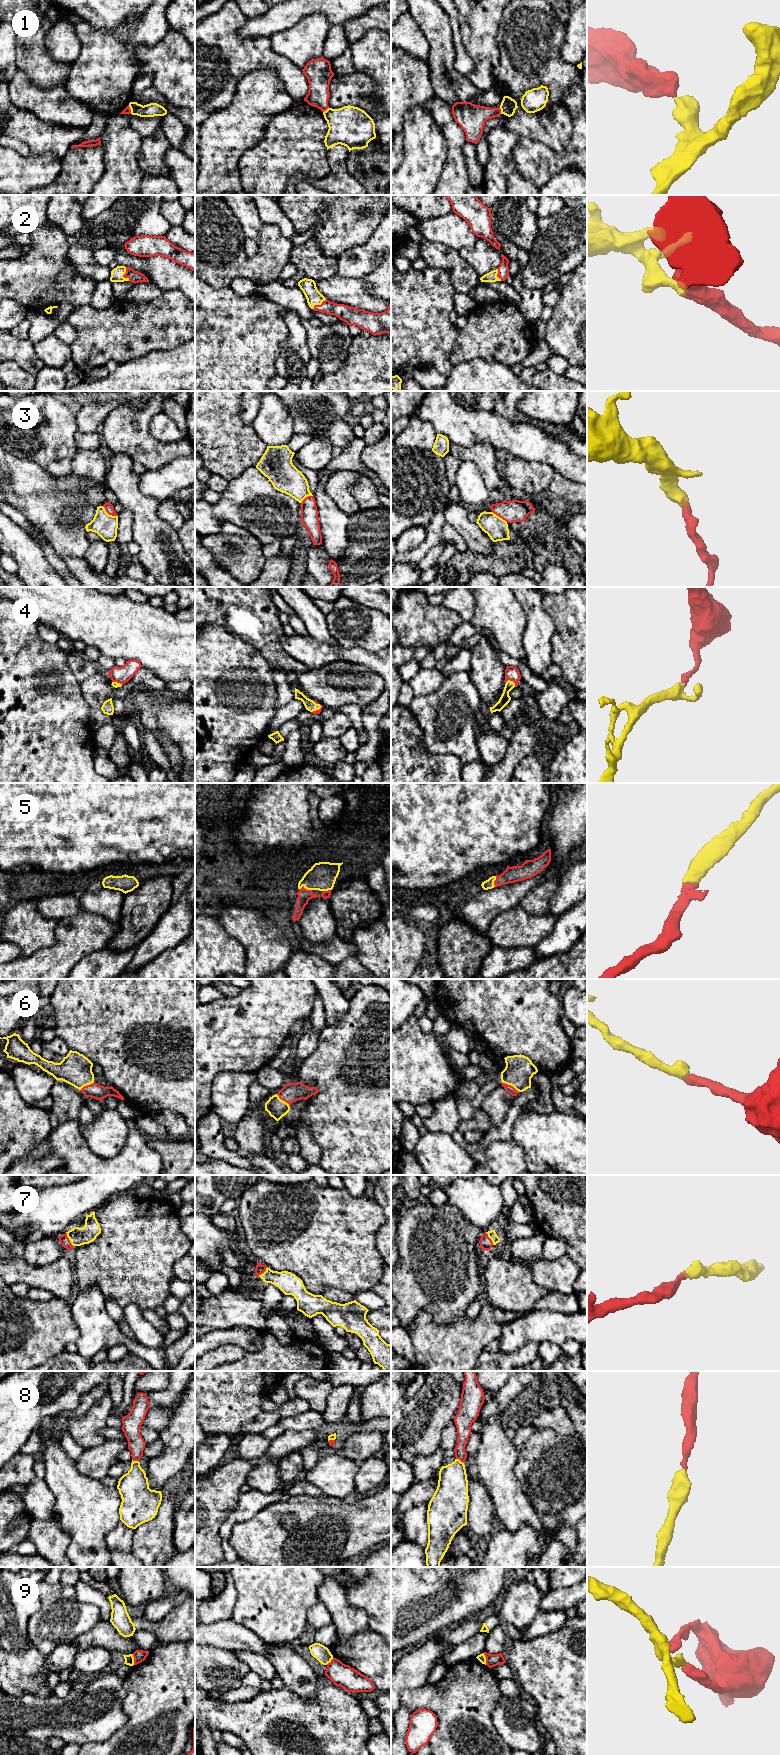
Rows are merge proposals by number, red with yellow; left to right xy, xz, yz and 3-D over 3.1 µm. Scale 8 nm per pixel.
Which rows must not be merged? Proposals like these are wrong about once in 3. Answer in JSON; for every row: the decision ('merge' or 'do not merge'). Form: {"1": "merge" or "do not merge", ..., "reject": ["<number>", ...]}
{"1": "do not merge", "2": "merge", "3": "do not merge", "4": "merge", "5": "merge", "6": "merge", "7": "merge", "8": "merge", "9": "do not merge", "reject": ["1", "3", "9"]}

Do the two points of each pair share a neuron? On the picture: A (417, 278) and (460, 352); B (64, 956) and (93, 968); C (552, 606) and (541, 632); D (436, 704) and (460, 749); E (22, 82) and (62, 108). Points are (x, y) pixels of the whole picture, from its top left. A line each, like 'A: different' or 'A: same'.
A: different
B: different
C: different
D: same
E: same

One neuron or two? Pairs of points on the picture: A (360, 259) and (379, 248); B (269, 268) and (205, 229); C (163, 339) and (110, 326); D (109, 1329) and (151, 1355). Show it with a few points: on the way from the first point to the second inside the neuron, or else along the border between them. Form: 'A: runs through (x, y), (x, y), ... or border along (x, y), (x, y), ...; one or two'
A: runs through (365, 254), (371, 248), (374, 248); one
B: runs through (253, 268), (243, 266), (221, 245); one
C: runs through (150, 330), (123, 330); one
D: runs through (119, 1337), (141, 1351); one

